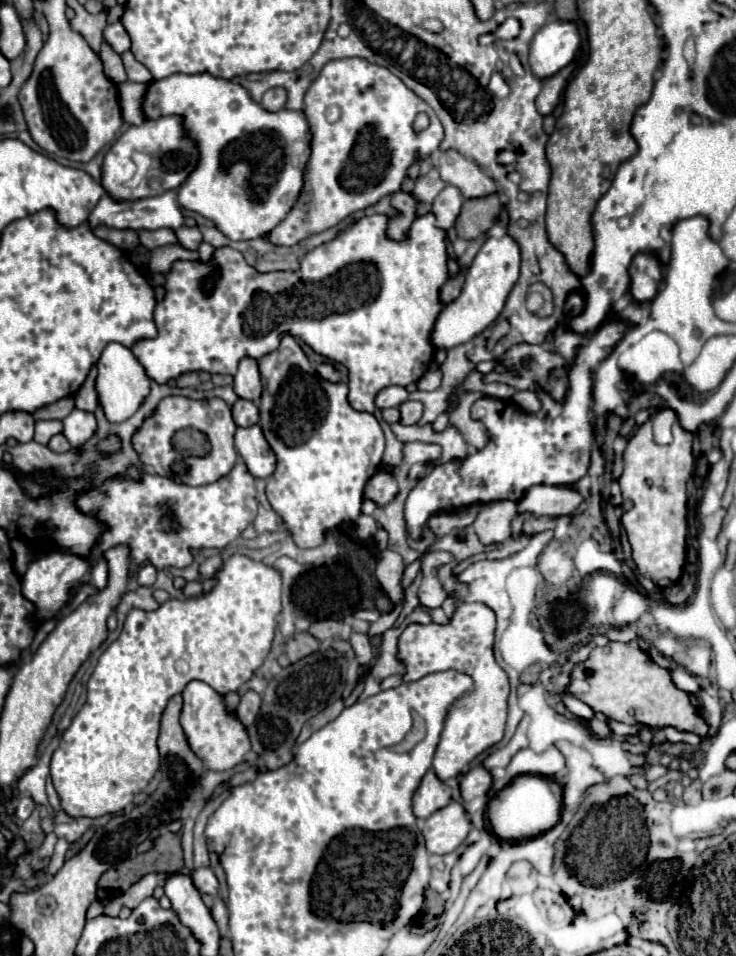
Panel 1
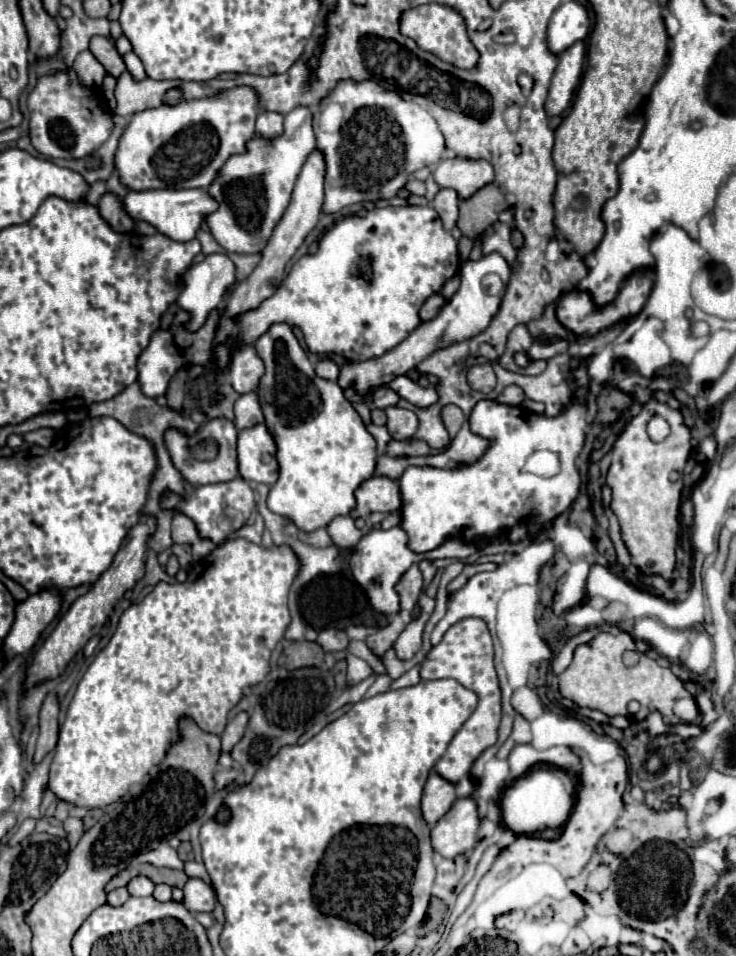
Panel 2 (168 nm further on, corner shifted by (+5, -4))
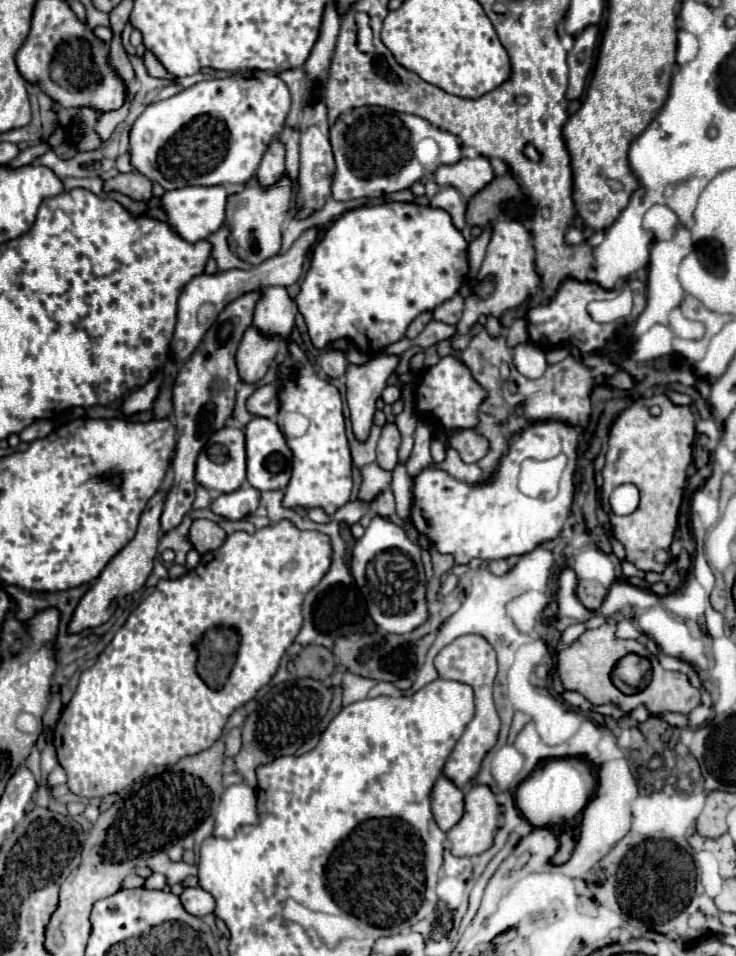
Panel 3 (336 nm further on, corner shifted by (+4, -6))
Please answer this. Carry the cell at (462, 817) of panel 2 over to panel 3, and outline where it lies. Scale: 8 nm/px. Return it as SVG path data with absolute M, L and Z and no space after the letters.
M474 785L466 793L466 813L462 821L448 831L452 853L456 857L480 855L494 845L498 831L498 801L488 785Z

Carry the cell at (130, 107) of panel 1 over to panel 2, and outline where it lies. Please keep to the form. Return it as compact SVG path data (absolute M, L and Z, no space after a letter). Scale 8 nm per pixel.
M127 71L121 73L115 87L115 115L131 117L139 111L159 107L165 99L165 91L171 87L181 85L181 81L155 81L155 79L143 79L135 83Z

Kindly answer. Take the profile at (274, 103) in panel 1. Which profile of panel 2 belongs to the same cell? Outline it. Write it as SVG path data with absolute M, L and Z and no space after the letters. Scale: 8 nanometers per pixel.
M261 111L257 115L257 133L263 137L275 137L283 131L283 115L275 111Z

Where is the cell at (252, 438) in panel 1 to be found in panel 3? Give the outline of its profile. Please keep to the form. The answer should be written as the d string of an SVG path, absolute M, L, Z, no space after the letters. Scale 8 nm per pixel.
M254 417L246 425L246 455L248 455L248 483L258 491L286 489L292 475L292 451L278 423L268 417Z

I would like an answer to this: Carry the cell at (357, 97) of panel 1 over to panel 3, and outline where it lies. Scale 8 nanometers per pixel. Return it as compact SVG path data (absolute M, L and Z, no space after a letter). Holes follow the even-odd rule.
M380 107L352 109L332 127L332 149L336 157L336 173L332 181L332 197L338 201L358 197L382 197L394 191L410 189L422 179L426 171L436 171L438 165L454 165L462 159L462 147L452 133L440 131L422 117L396 113ZM432 137L440 145L440 159L428 167L420 165L414 157L414 145L420 139Z

